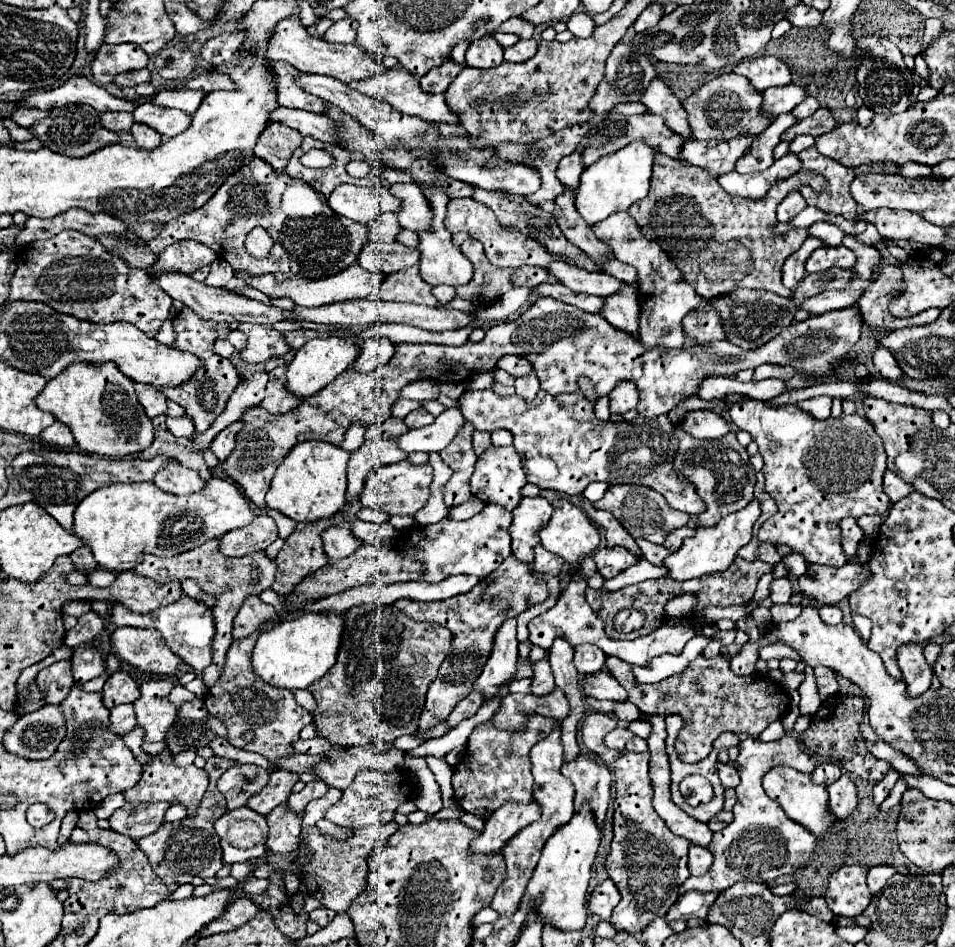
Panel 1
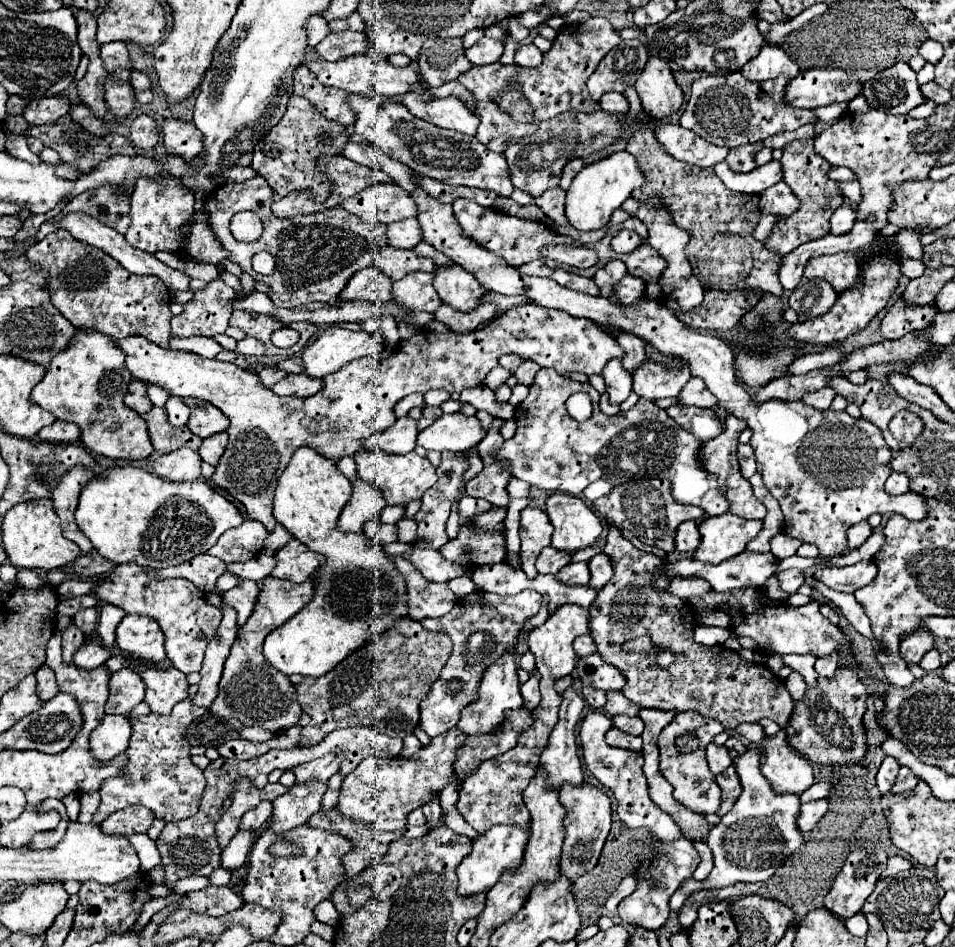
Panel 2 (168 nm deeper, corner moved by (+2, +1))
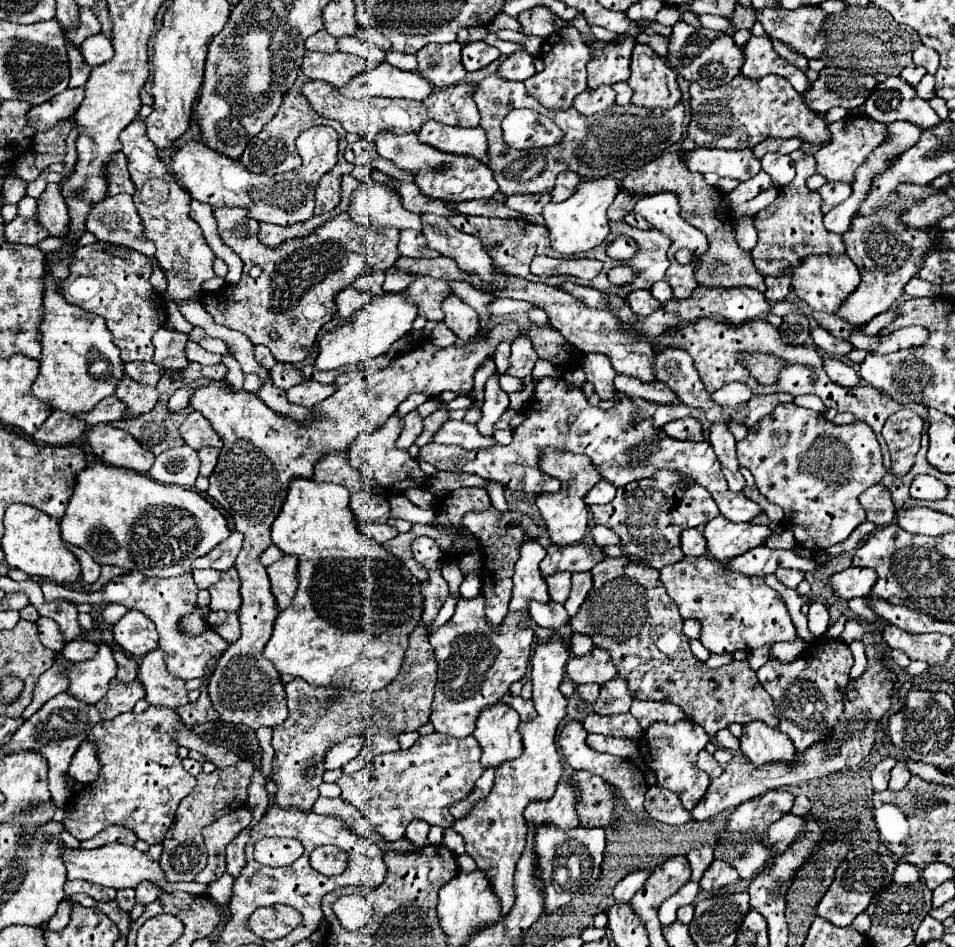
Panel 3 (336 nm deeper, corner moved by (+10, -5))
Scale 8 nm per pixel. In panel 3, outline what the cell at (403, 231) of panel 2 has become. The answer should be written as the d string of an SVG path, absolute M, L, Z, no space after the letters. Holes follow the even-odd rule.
M401 230L399 238L399 252L401 256L411 256L411 258L437 258L437 250L429 250L425 236L417 230Z

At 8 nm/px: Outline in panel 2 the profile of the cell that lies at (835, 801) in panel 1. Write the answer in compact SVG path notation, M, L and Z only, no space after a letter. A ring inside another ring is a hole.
M819 798L819 800L811 800L811 802L801 804L801 814L799 814L799 820L797 820L799 828L803 832L813 830L815 824L817 824L817 820L821 816L825 816L827 808L829 808L829 798Z

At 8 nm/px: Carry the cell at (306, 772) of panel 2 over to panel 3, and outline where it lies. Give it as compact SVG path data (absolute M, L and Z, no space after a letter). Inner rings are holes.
M361 734L361 736L351 736L345 738L343 742L335 744L327 756L325 756L325 768L333 770L333 768L341 768L343 764L347 764L349 760L353 760L365 746L365 742L369 742L369 736Z

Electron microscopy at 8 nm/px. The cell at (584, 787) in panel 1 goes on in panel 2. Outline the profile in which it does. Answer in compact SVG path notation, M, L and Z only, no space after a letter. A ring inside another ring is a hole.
M583 782L579 786L565 784L561 788L561 804L567 810L565 816L565 842L561 852L561 870L571 878L577 880L581 874L591 870L601 854L603 842L611 828L611 800L605 792L605 788L591 786L589 782Z

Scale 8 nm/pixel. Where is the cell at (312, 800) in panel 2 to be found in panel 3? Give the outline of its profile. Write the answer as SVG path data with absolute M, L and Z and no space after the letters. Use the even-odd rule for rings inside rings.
M415 628L409 636L409 650L401 674L383 690L373 694L359 694L347 688L317 688L305 684L301 678L293 678L285 684L289 716L281 724L281 730L273 730L273 770L269 780L277 784L275 804L281 808L309 810L319 798L319 784L323 782L325 754L331 746L353 734L383 734L399 736L401 732L413 732L429 722L433 688L437 682L437 662L433 646L425 636L425 628Z

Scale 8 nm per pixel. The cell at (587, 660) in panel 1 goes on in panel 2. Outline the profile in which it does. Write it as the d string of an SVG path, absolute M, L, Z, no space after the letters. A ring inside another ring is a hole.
M581 636L573 642L573 648L575 648L575 654L577 658L585 658L585 656L591 656L591 652L595 652L595 642L591 640L591 636Z

